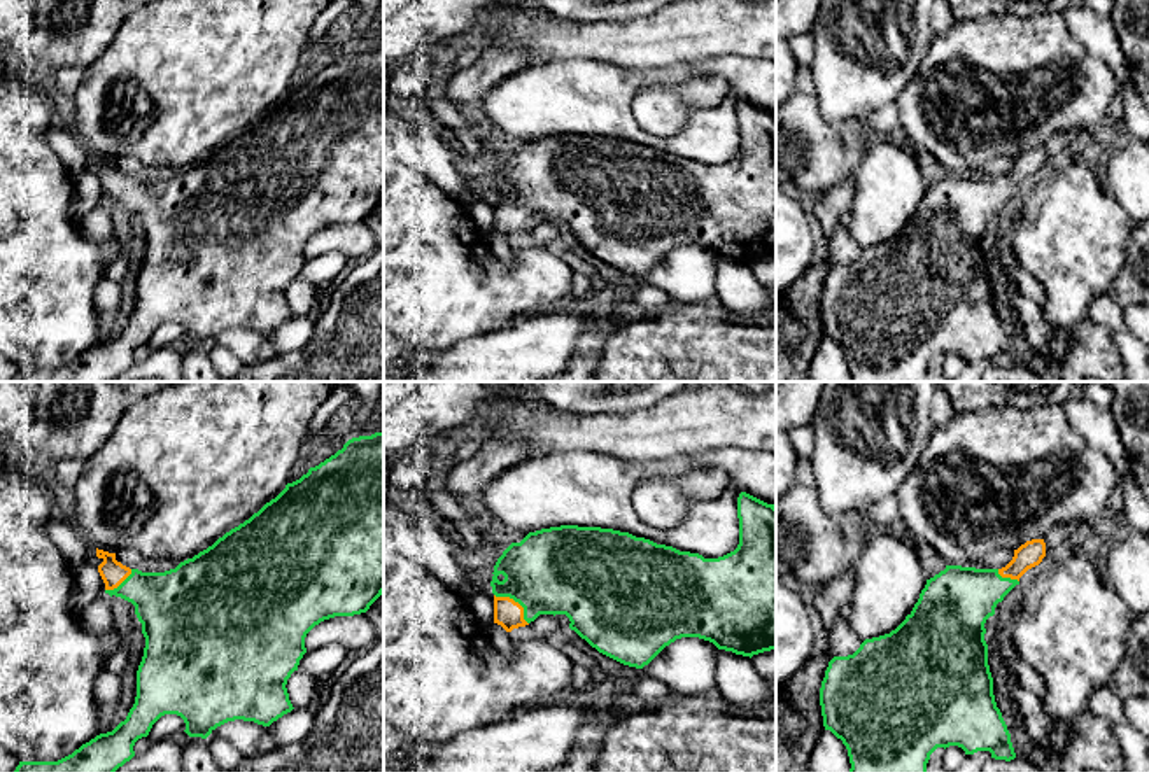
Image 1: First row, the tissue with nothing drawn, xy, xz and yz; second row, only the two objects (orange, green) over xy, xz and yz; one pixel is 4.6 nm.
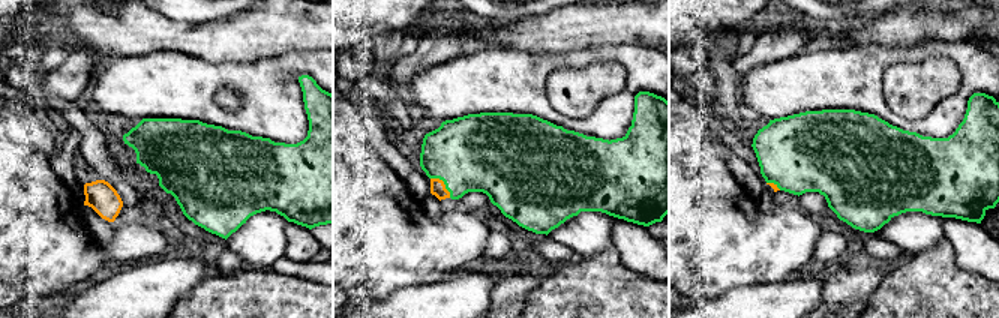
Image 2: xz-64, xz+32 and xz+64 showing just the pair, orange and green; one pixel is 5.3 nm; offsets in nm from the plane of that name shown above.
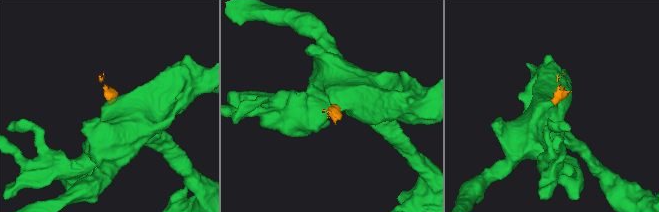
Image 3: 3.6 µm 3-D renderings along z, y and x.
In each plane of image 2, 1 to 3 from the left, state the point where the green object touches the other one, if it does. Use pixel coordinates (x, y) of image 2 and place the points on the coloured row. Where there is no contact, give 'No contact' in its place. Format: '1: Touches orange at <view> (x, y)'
1: No contact
2: Touches orange at xz+32 (443, 183)
3: Touches orange at xz+64 (774, 185)

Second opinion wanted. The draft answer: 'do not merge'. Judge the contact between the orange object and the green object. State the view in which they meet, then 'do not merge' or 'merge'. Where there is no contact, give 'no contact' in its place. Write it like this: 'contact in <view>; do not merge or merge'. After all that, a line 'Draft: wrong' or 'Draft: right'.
contact in xz; merge
Draft: wrong

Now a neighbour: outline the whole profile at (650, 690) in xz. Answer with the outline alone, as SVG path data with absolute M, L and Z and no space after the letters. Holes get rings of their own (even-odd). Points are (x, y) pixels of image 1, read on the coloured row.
M636 676L632 681L632 691L645 700L646 705L655 705L674 698L674 695L657 679L650 676Z

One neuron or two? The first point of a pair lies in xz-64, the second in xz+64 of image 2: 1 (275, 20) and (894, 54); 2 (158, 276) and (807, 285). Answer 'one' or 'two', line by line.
1: two
2: one

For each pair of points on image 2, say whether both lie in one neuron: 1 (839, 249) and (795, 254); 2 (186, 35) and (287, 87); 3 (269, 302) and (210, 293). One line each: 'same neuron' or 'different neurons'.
1: different neurons
2: different neurons
3: same neuron

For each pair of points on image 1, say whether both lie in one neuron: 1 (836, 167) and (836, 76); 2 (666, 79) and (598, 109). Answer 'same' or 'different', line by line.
1: different
2: same

